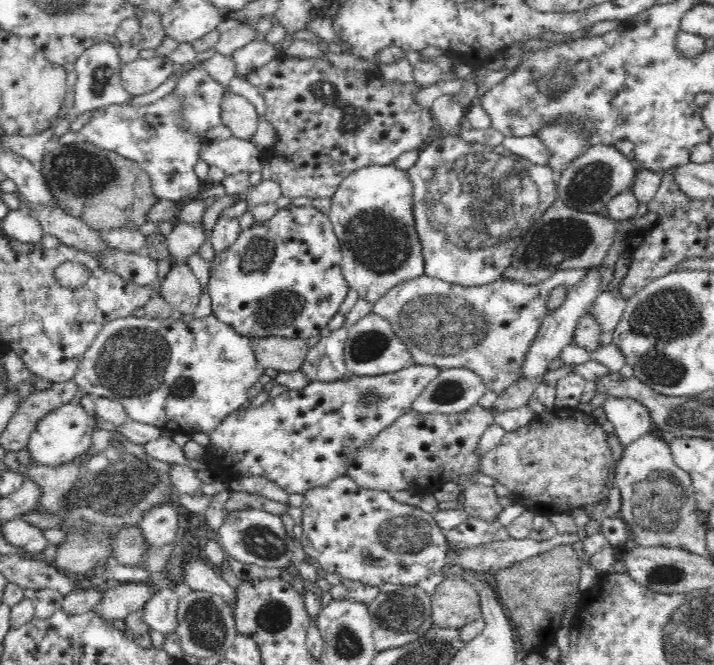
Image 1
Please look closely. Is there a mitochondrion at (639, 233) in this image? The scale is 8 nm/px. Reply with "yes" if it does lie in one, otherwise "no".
no

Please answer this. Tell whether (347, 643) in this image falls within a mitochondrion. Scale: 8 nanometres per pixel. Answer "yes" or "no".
yes

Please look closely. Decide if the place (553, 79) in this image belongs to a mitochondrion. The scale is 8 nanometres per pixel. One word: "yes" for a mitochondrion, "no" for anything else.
yes

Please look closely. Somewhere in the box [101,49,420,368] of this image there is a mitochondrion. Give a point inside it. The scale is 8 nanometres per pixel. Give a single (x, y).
(381, 243)

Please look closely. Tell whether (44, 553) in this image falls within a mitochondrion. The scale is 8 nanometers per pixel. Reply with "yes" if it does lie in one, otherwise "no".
no

